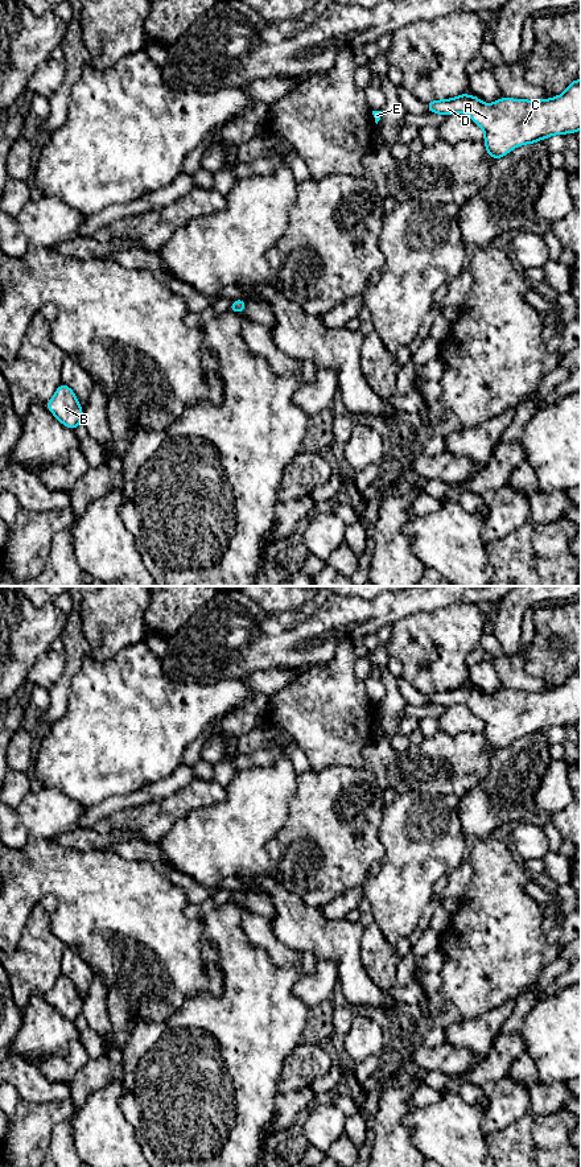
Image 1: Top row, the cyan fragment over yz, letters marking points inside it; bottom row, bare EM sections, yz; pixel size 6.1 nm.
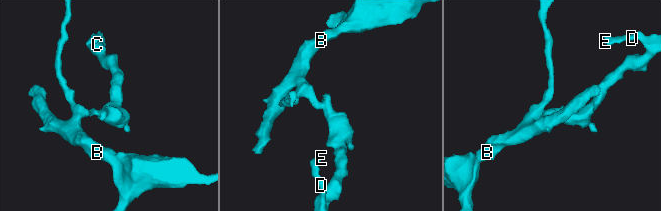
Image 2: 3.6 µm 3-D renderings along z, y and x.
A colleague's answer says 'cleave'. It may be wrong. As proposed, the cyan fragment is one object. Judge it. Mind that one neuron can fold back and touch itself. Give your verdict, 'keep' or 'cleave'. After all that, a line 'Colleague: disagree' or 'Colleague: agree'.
cleave
Colleague: agree

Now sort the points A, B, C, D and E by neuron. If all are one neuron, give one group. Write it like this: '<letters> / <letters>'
A C D E / B

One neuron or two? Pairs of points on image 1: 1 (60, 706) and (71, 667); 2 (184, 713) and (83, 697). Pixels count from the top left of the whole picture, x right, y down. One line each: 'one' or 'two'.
1: one
2: one

